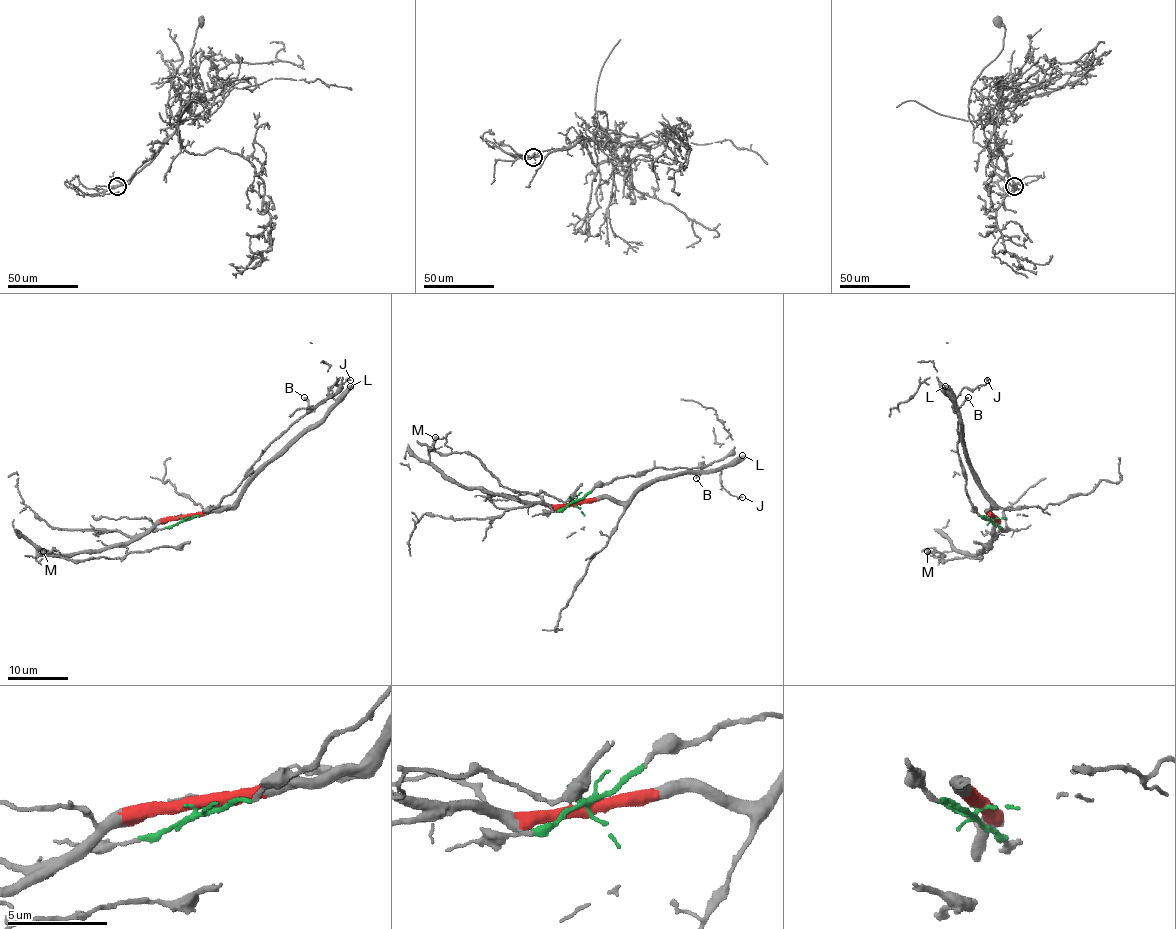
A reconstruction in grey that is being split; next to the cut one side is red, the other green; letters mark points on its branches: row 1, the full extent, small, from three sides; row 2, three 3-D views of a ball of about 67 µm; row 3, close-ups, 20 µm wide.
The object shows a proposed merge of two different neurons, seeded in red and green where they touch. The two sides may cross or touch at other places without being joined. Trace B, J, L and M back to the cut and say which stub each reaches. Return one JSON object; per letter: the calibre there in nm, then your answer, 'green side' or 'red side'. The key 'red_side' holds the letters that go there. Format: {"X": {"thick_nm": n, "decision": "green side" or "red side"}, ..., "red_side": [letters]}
{"B": {"thick_nm": 220, "decision": "green side"}, "J": {"thick_nm": 190, "decision": "red side"}, "L": {"thick_nm": 500, "decision": "red side"}, "M": {"thick_nm": 280, "decision": "red side"}, "red_side": ["J", "L", "M"]}

